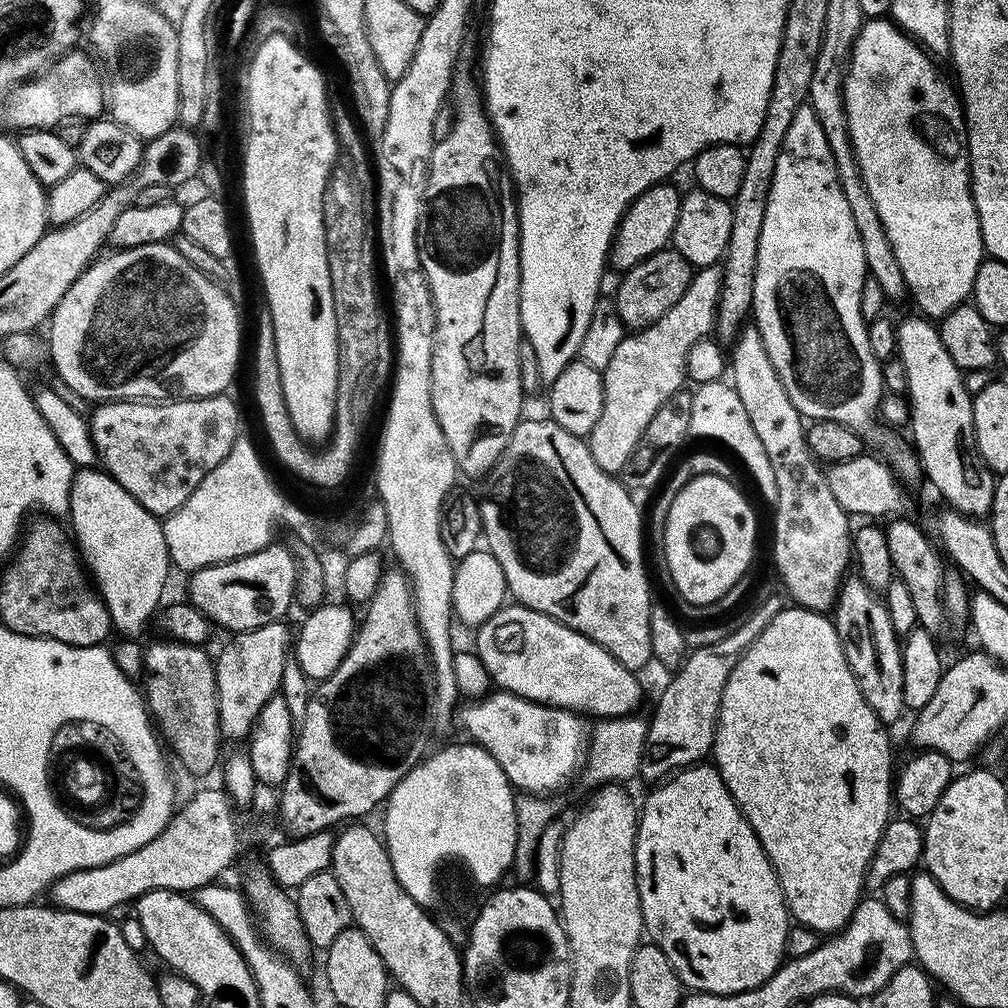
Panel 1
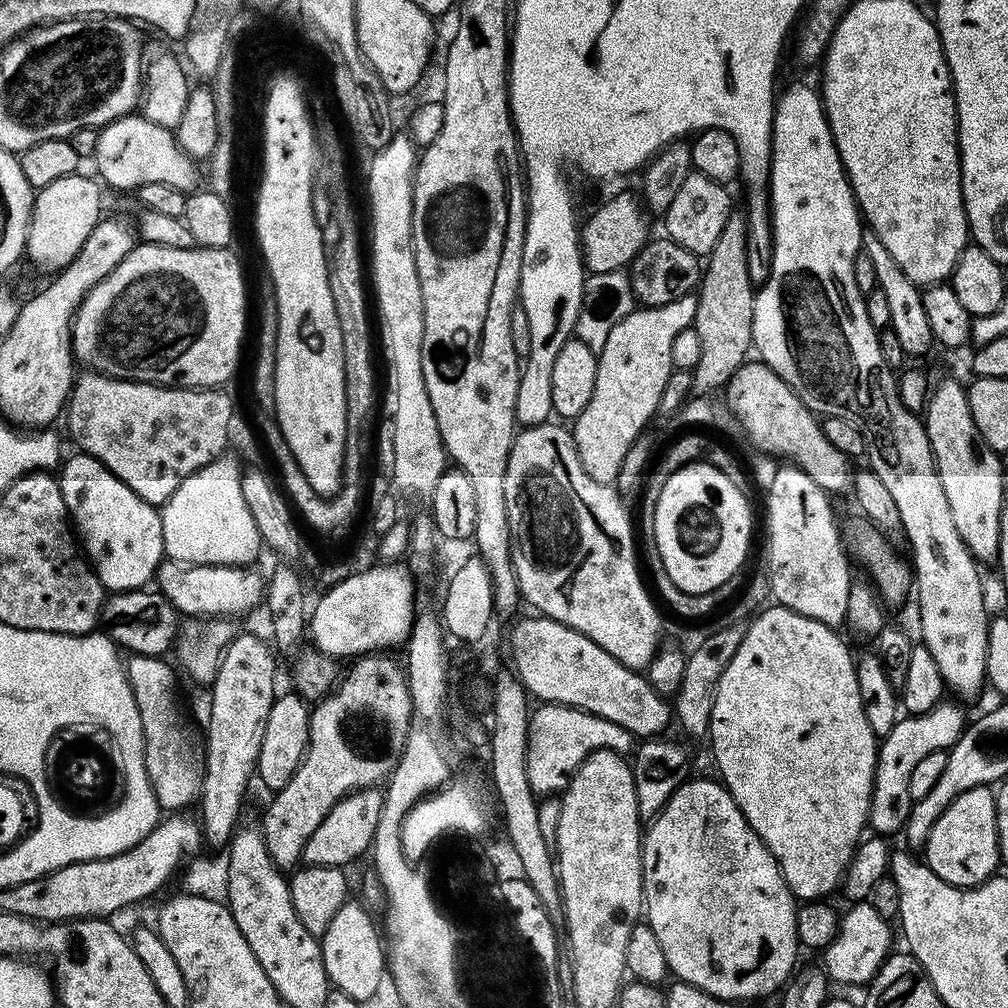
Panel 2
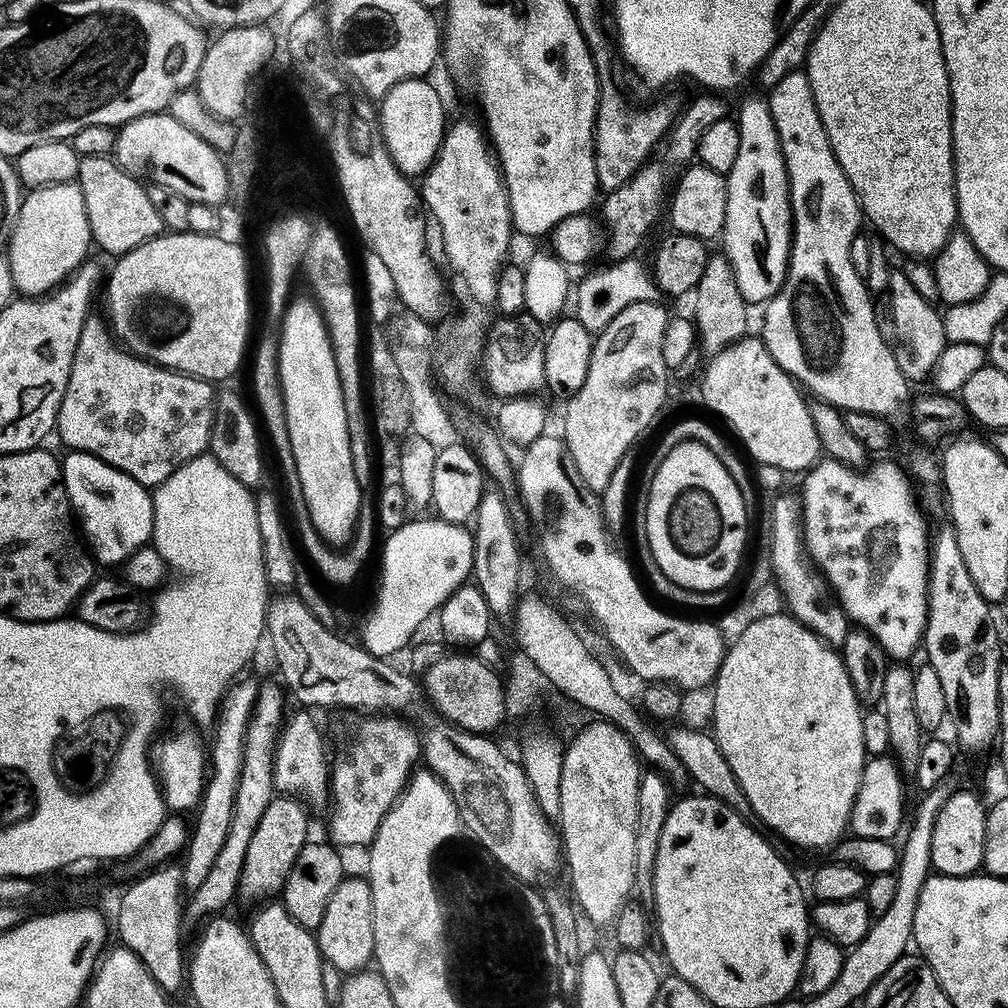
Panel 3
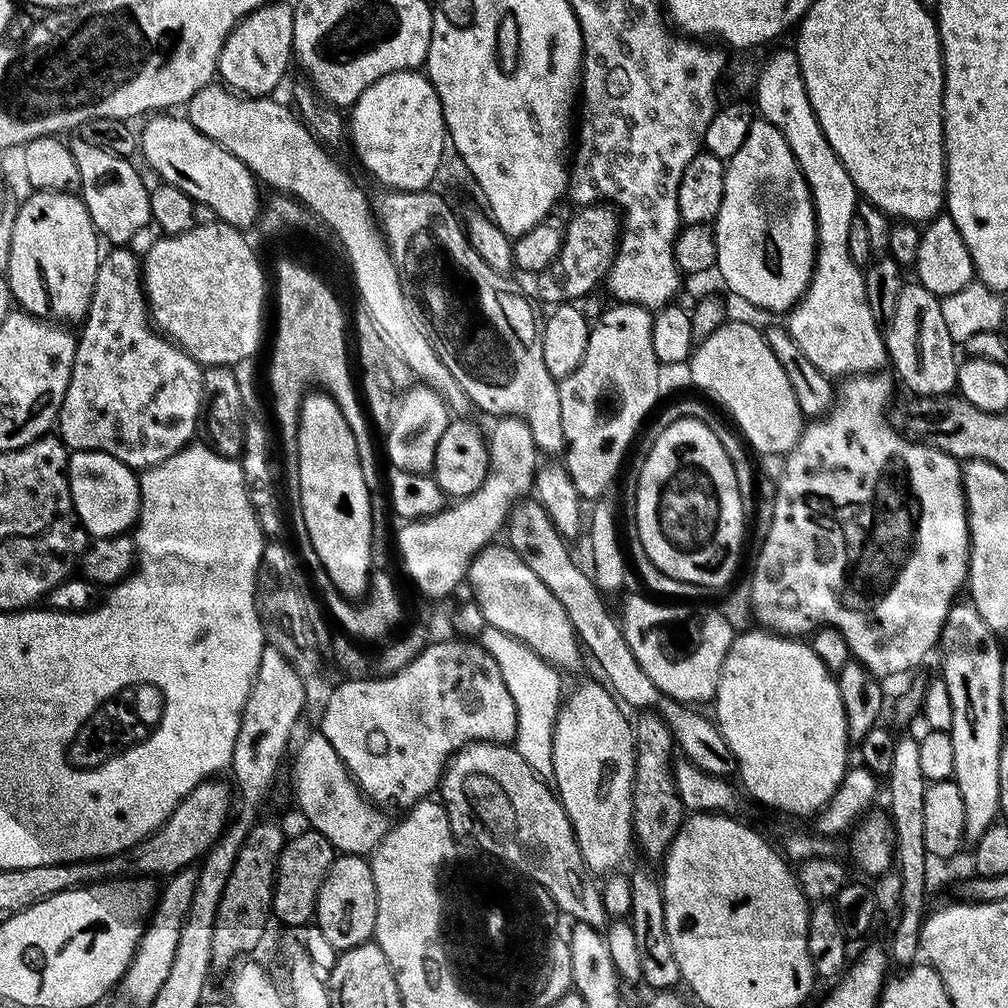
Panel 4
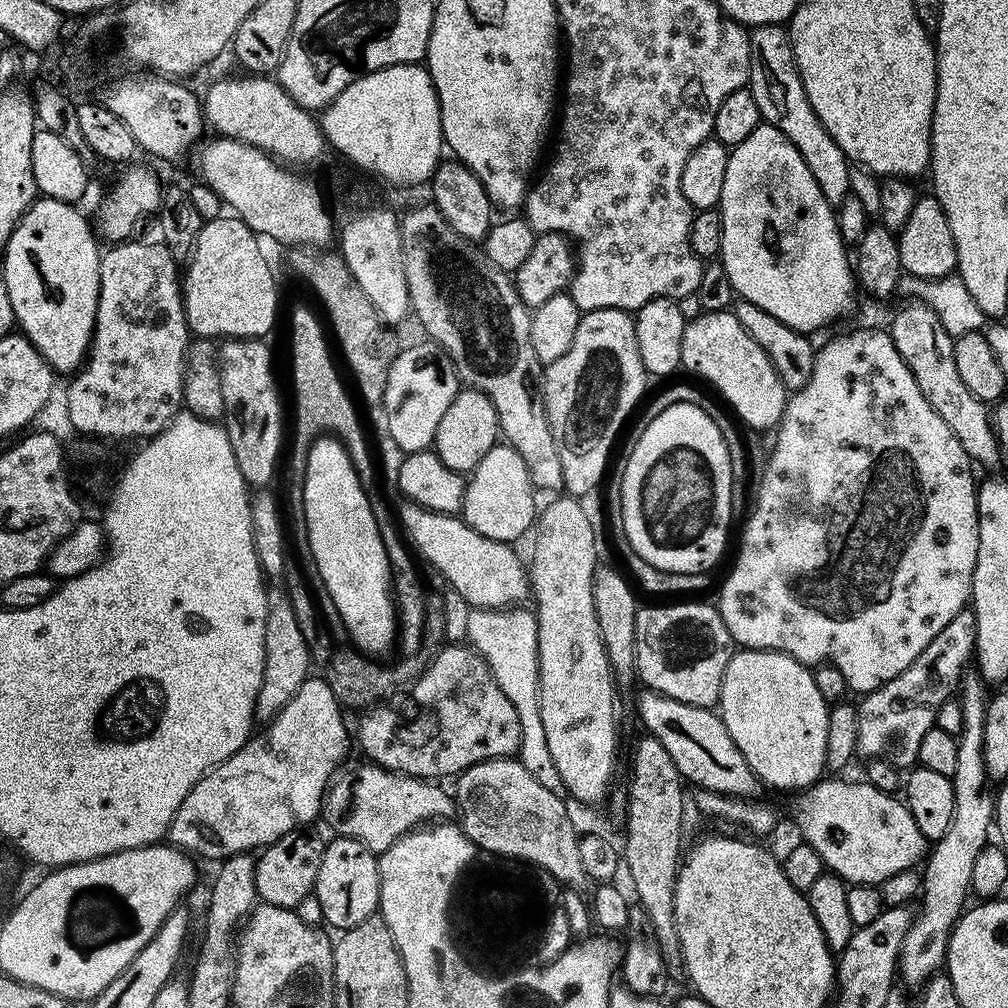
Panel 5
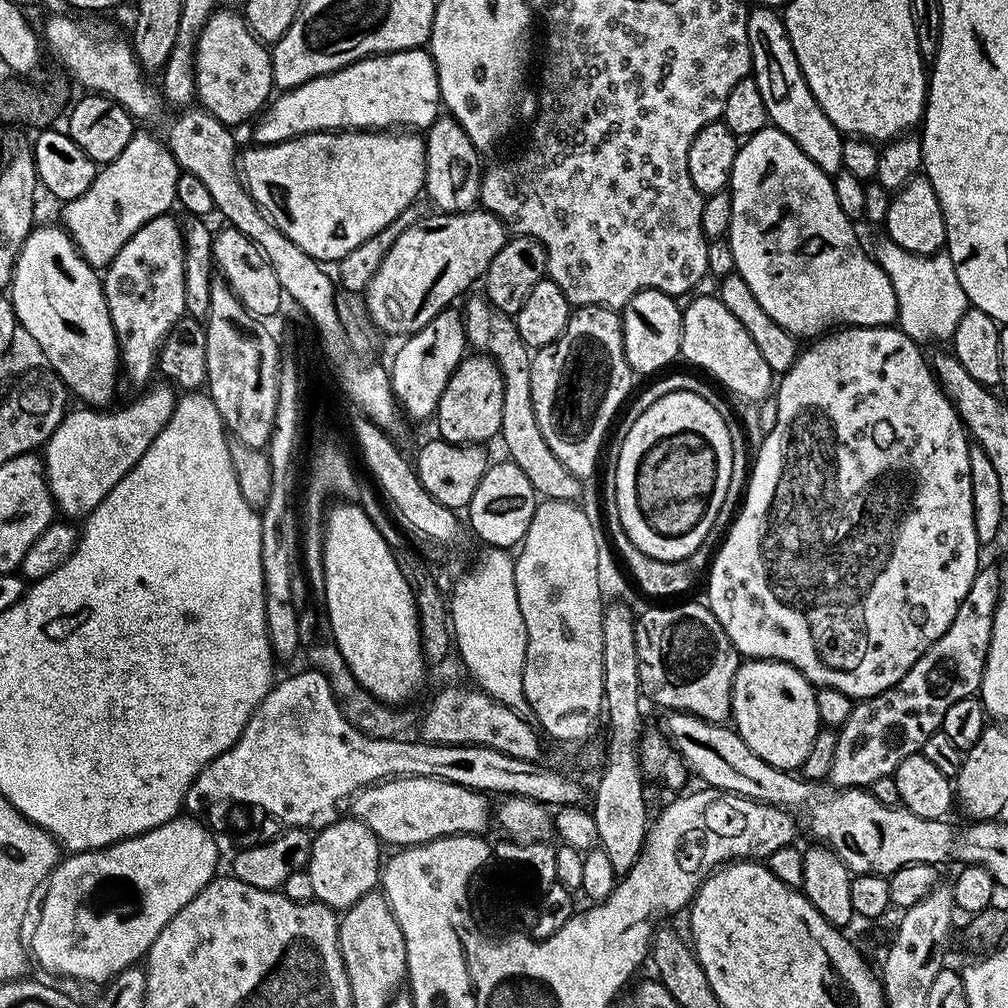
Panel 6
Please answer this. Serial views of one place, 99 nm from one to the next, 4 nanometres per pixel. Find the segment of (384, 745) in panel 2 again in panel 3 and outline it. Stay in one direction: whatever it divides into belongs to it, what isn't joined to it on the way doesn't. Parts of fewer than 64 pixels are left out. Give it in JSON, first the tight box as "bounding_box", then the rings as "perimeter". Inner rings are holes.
{"bounding_box":[239,794,309,900],"perimeter":[[[277,794],[272,797],[270,806],[266,806],[266,814],[254,826],[254,834],[250,837],[250,846],[246,849],[246,862],[240,875],[239,899],[252,900],[255,896],[272,898],[275,894],[283,893],[286,878],[290,878],[290,870],[294,870],[294,862],[298,854],[309,843],[308,812],[301,801]]]}

